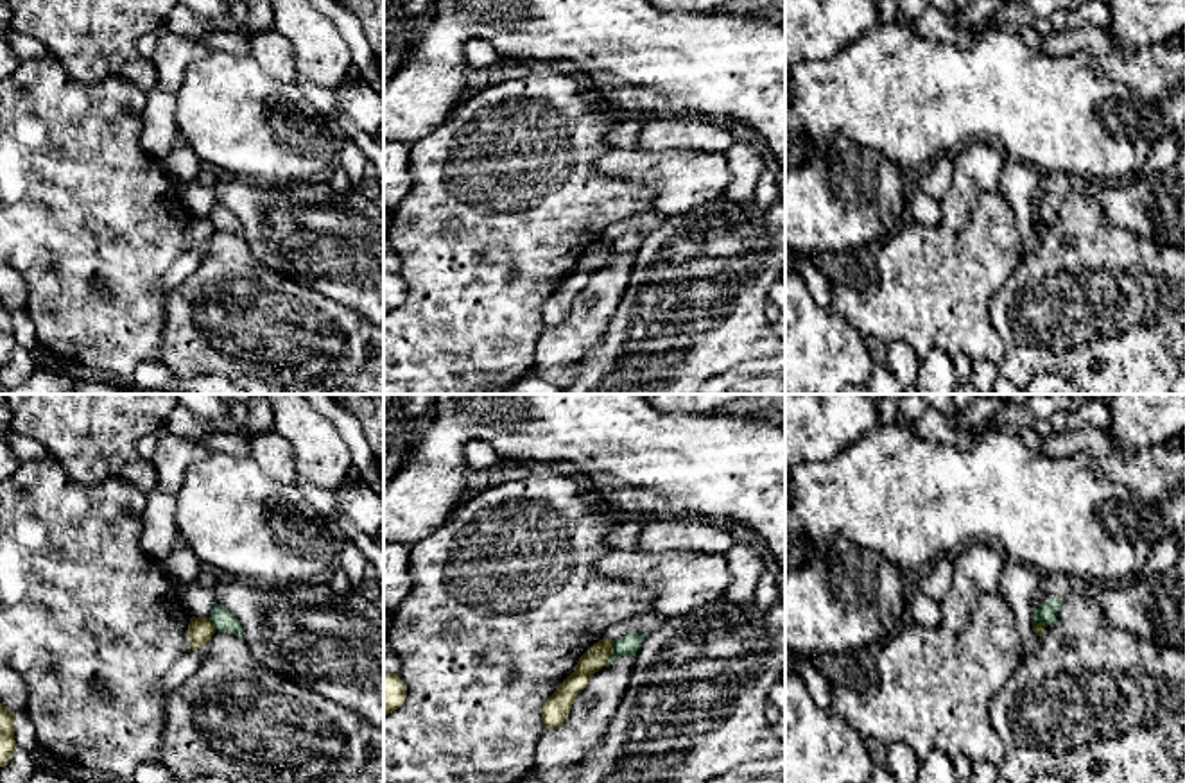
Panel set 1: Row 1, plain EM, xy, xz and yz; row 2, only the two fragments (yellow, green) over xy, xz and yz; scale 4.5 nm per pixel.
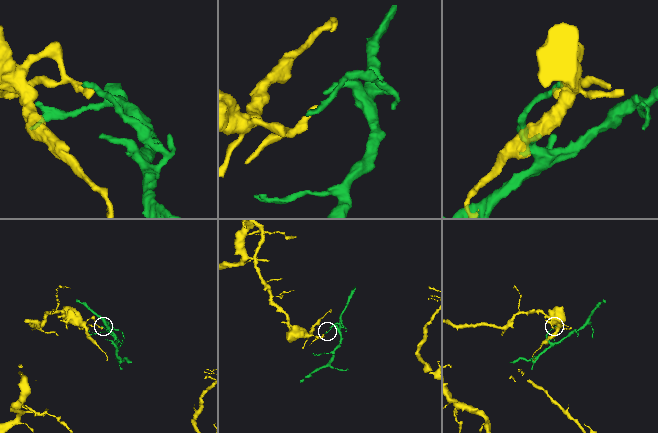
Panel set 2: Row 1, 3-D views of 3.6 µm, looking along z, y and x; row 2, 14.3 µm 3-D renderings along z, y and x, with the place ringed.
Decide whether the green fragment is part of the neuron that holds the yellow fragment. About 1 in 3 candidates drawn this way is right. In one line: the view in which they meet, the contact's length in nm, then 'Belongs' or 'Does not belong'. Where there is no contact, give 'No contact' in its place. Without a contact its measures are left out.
Touches yellow in xz. Shared border 110 nm. Does not belong

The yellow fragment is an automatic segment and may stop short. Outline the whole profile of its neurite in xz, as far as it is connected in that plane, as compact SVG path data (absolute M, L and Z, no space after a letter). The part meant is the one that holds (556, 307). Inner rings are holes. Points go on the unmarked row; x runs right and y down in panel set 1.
M599 238L577 260L574 271L558 283L556 290L545 299L541 319L545 328L556 326L568 315L575 296L588 283L590 276L606 265L608 256L613 253L611 238Z

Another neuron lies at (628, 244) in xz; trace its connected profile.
M629 231L620 238L613 240L613 253L608 256L606 263L613 262L617 256L622 254L635 254L644 240L645 231Z

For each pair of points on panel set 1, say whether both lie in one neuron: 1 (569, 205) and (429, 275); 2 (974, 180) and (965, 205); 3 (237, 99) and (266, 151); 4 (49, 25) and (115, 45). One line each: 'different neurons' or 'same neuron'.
1: same neuron
2: same neuron
3: same neuron
4: same neuron

